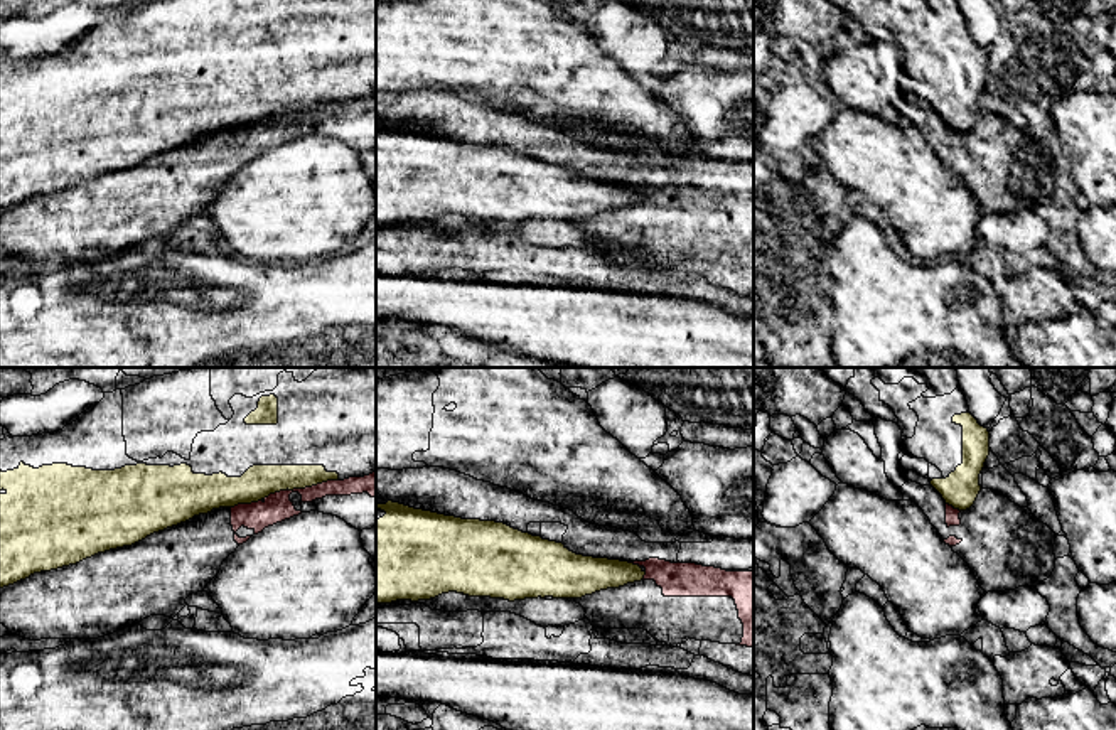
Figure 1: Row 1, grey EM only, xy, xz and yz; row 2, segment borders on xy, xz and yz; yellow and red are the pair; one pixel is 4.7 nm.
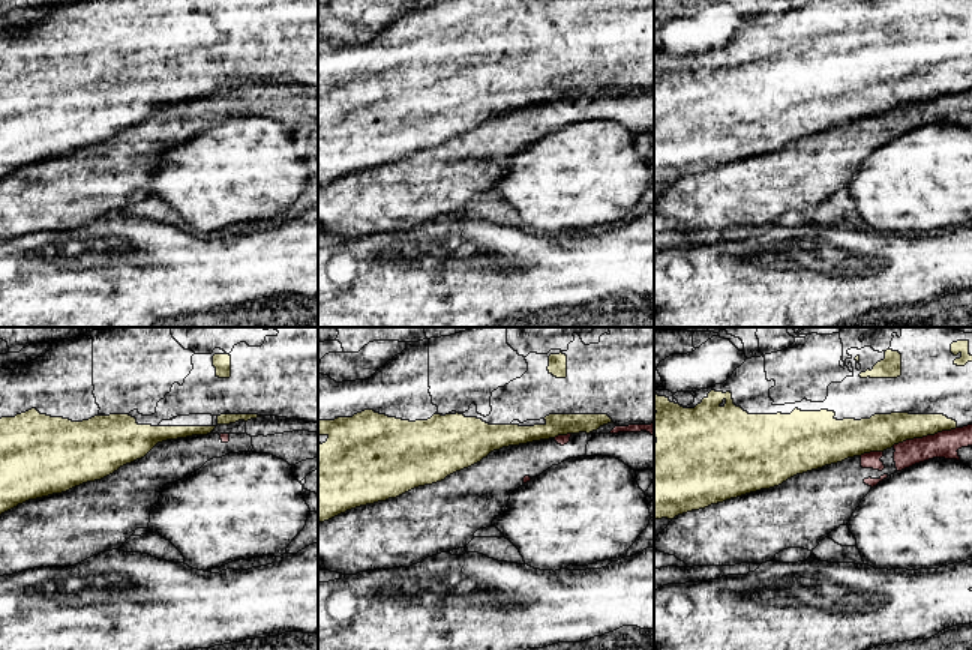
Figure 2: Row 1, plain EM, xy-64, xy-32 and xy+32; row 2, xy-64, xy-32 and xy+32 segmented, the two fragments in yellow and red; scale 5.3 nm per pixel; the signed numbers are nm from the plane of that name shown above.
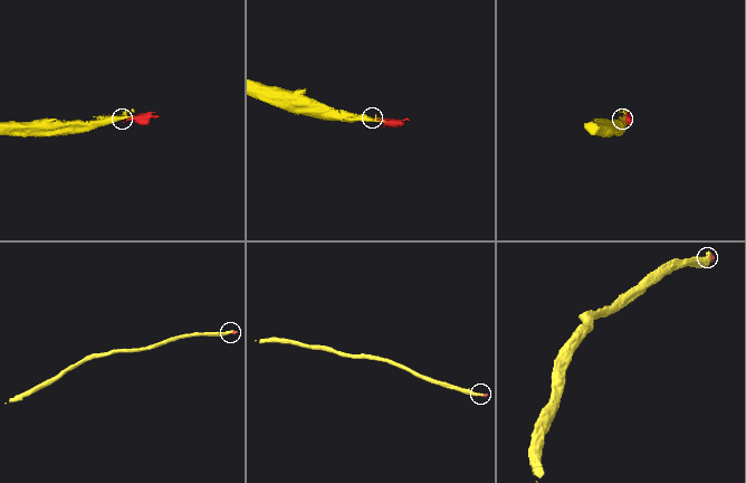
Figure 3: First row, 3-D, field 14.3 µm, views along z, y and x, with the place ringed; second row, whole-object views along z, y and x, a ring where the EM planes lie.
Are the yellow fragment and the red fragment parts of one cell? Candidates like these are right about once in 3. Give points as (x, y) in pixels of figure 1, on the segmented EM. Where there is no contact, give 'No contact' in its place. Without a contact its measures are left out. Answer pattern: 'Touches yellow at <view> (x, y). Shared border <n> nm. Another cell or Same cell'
Touches yellow at xy (300, 488). Shared border 380 nm. Another cell

